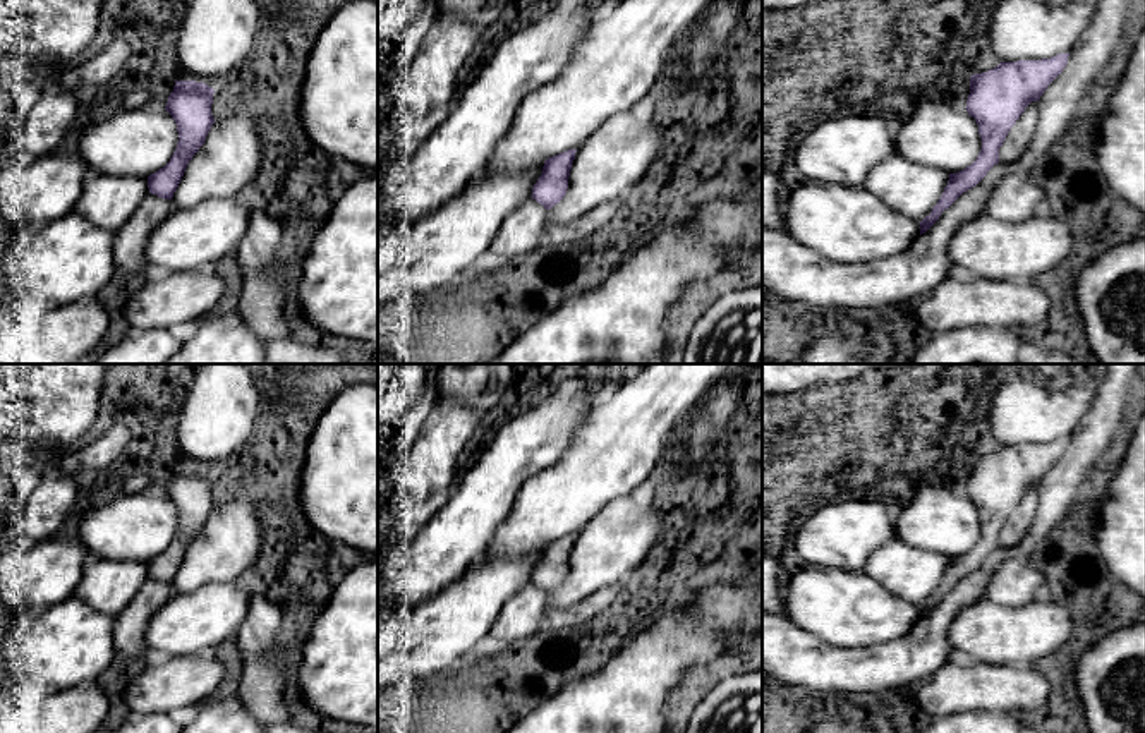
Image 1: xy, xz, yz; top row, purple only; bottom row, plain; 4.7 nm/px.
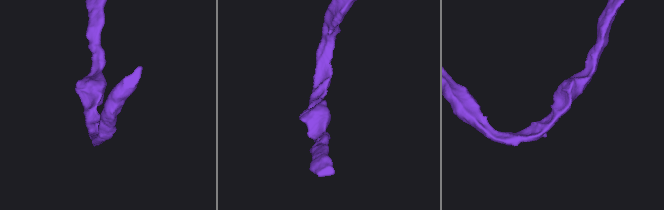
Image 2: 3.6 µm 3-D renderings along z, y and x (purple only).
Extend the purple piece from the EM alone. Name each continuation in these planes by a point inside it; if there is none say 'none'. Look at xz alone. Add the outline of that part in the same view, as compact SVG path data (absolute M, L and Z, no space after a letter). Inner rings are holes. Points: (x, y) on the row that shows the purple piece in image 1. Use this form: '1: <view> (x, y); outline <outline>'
none

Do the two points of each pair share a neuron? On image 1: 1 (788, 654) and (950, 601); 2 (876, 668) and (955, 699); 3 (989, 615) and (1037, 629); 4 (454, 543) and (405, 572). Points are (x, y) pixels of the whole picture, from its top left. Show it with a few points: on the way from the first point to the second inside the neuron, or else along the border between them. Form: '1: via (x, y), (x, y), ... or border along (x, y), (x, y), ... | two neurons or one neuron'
1: via (831, 663), (896, 663), (915, 644) | one neuron
2: border along (948, 660), (927, 678), (878, 699) | two neurons
3: via (1001, 627), (1025, 629) | one neuron
4: via (442, 551), (418, 572) | one neuron

